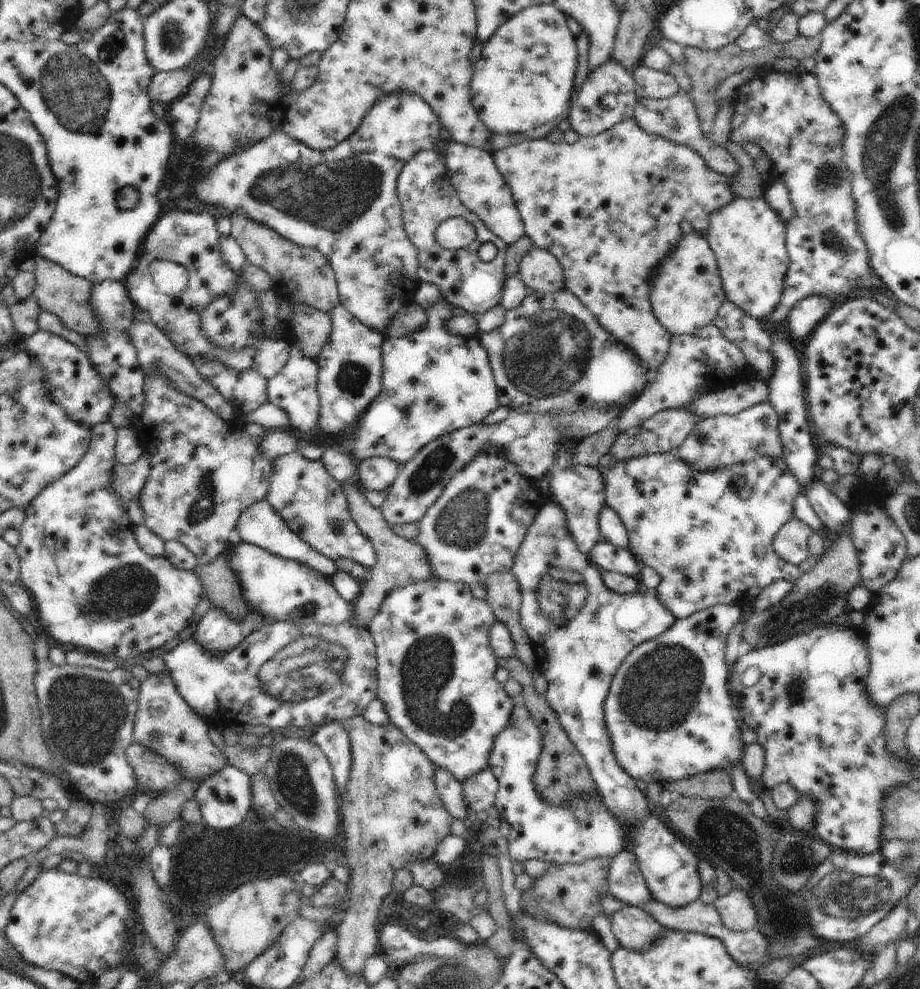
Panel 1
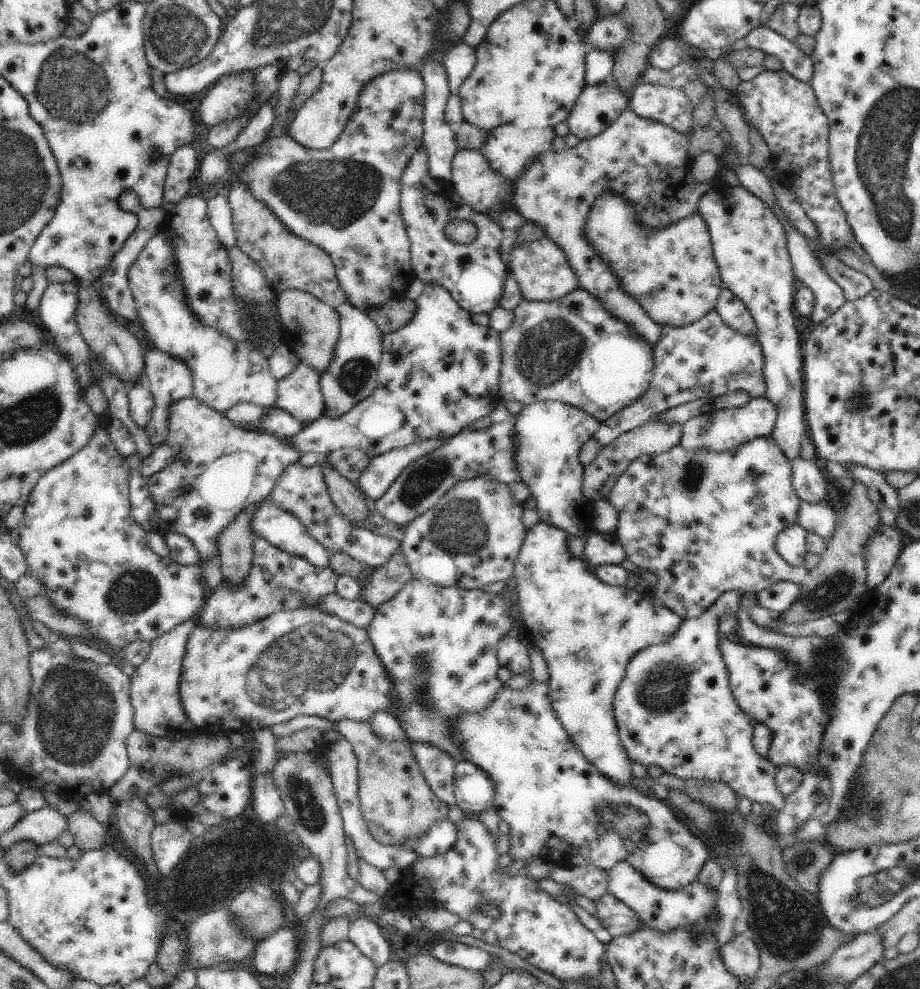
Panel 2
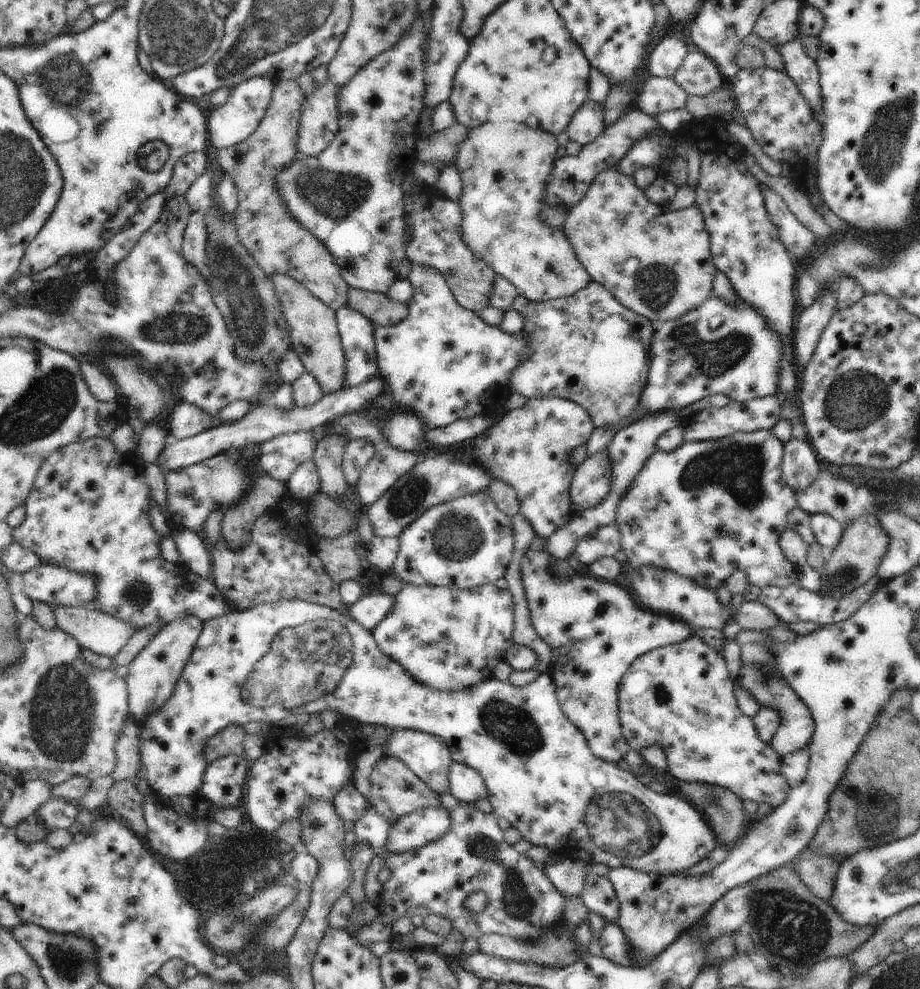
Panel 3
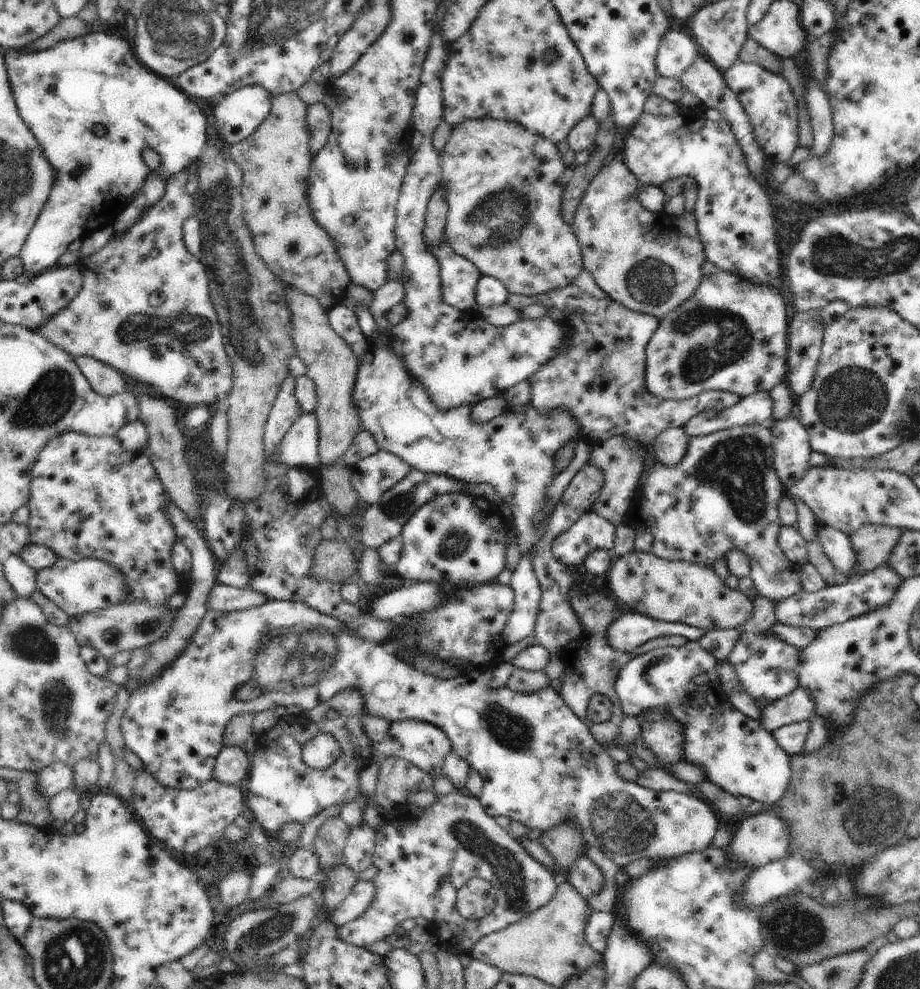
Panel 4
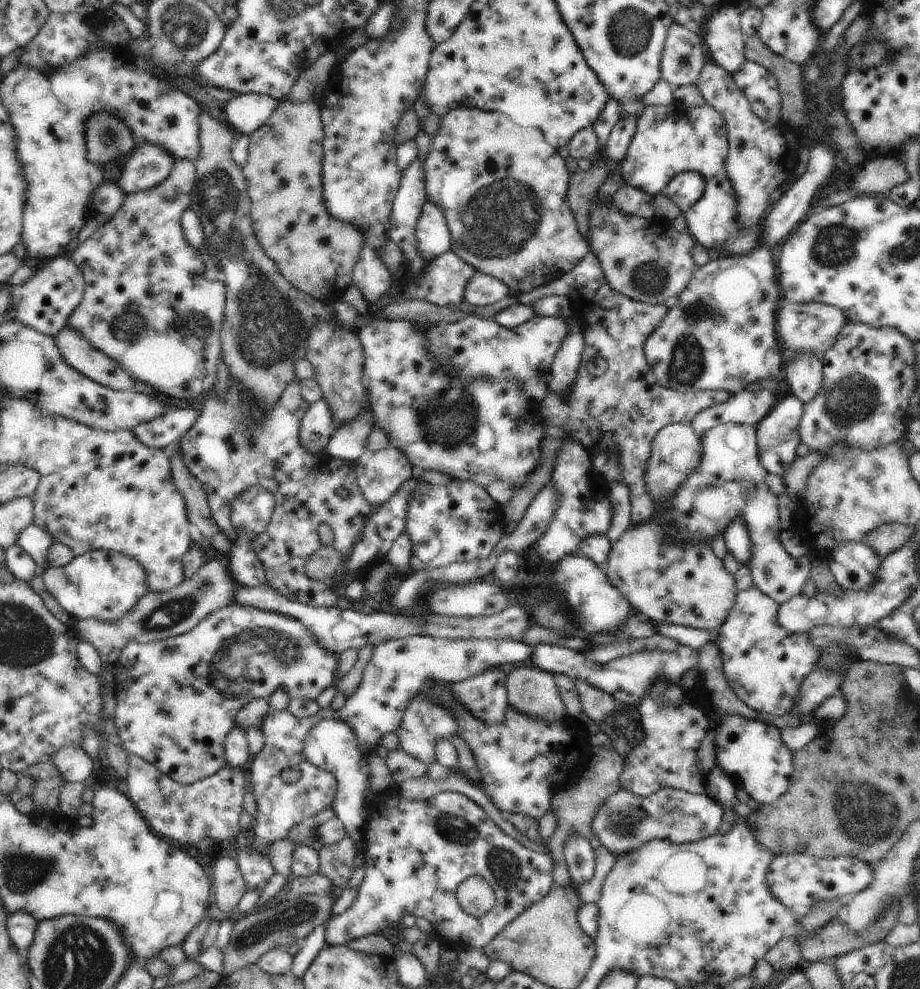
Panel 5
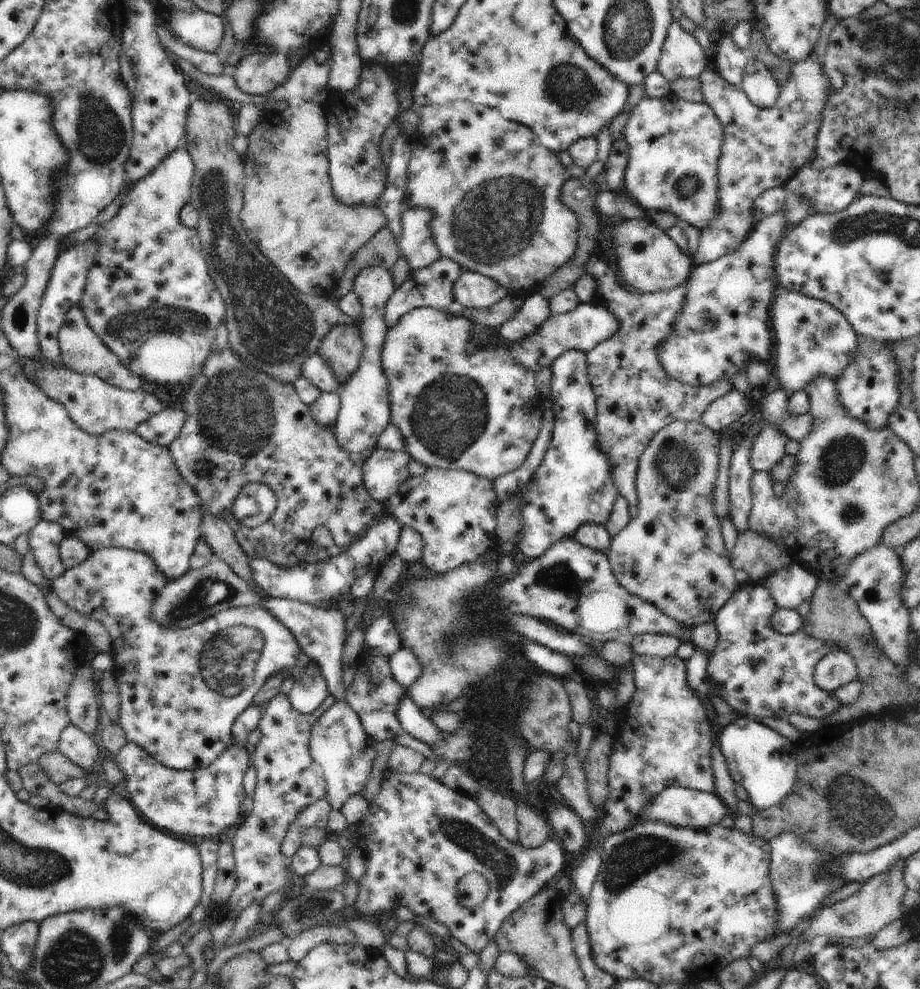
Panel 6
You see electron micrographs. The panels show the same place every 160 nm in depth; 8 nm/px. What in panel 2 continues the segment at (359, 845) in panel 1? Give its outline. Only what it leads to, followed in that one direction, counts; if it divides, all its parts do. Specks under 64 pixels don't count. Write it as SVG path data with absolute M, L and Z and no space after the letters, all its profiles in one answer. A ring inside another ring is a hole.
M342 719L335 724L335 728L352 745L354 755L357 756L357 793L361 813L366 821L369 834L380 844L406 847L421 839L436 821L447 818L448 806L428 786L408 738L391 743L384 741L373 731L369 720Z

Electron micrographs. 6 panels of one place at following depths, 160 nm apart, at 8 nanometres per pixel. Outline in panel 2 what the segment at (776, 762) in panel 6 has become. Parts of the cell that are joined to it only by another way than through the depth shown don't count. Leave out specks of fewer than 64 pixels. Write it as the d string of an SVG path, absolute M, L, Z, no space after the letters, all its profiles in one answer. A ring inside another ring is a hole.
M738 590L725 592L722 594L722 596L719 596L718 600L716 600L716 602L698 618L694 617L688 620L683 620L680 628L678 628L678 630L674 633L674 636L671 636L670 640L667 640L665 643L650 645L649 647L638 651L630 659L623 679L620 681L618 688L616 689L615 697L613 698L613 712L615 714L620 742L626 749L626 754L631 762L641 762L644 764L644 766L647 766L647 768L655 765L656 767L663 768L664 773L677 776L681 779L695 778L724 781L734 789L734 792L738 797L746 797L752 802L772 804L772 806L774 806L774 808L780 812L782 808L784 808L785 798L782 796L782 793L776 786L775 776L777 773L777 768L767 758L762 758L762 756L760 756L758 752L754 750L753 728L750 726L748 716L746 716L746 713L738 706L738 703L732 694L729 685L729 672L726 663L724 662L723 654L719 649L721 636L718 634L718 620L720 620L720 616L722 616L722 614L736 615L737 612L741 610L741 595L741 592Z

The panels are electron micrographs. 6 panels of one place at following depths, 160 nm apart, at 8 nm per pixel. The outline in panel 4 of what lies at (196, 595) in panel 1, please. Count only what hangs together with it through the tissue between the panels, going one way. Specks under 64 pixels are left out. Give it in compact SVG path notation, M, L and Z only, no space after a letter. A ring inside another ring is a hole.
M62 432L42 448L30 476L27 526L33 544L52 548L60 559L71 562L94 558L116 566L126 582L127 604L146 600L152 606L164 606L180 591L182 576L172 566L172 548L178 536L168 513L169 495L152 467L148 449L126 451L116 436ZM215 584L214 586L214 610L236 610L248 609L265 604L268 596L262 592L256 592L254 588L234 587L226 584Z

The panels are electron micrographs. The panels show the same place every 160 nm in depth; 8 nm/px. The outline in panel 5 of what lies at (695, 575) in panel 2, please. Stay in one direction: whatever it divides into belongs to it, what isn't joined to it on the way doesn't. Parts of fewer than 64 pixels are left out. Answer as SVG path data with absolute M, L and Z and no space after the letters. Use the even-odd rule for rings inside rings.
M724 423L706 431L701 440L701 459L699 465L680 484L677 491L665 501L658 501L653 509L650 520L657 521L663 536L668 543L680 545L710 545L716 538L716 534L729 527L734 519L743 519L743 523L749 532L752 543L751 557L747 567L753 578L753 586L759 588L765 595L770 596L779 605L789 601L792 597L802 592L811 574L811 560L806 557L795 559L790 556L779 541L778 532L781 532L779 519L779 498L769 489L765 483L769 473L759 459L757 445L757 425Z

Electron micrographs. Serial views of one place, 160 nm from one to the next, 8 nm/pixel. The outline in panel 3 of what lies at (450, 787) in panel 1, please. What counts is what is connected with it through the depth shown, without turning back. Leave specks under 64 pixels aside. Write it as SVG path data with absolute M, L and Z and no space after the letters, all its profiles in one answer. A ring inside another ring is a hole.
M395 729L385 748L385 755L403 760L418 778L439 795L449 792L449 768L453 763L450 749L444 739L422 731Z

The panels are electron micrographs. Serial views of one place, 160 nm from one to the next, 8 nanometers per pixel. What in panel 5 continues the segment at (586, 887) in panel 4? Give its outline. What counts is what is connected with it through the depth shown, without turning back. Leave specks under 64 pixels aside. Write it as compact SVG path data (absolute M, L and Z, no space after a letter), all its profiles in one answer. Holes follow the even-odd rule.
M573 834L566 841L564 858L576 888L590 882L595 873L595 850L590 841L581 835Z

